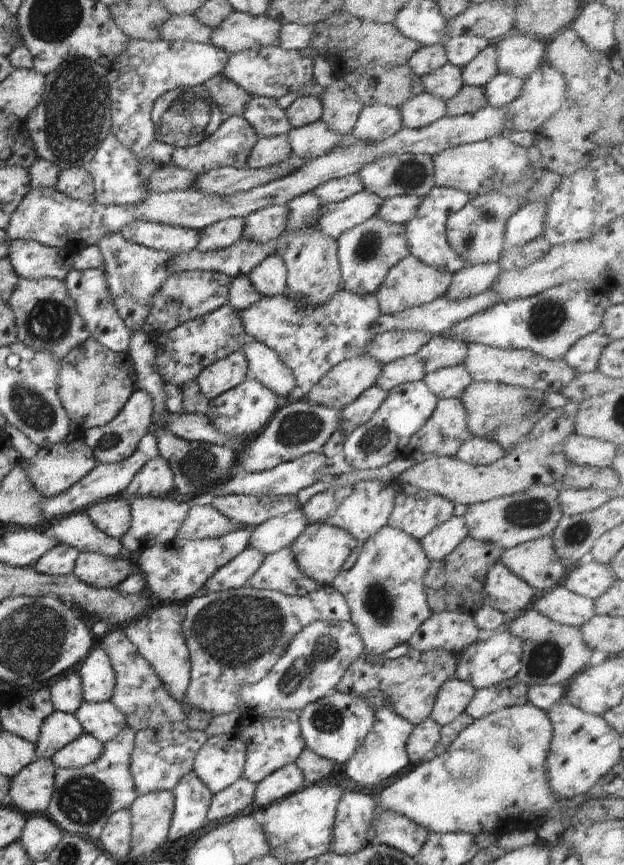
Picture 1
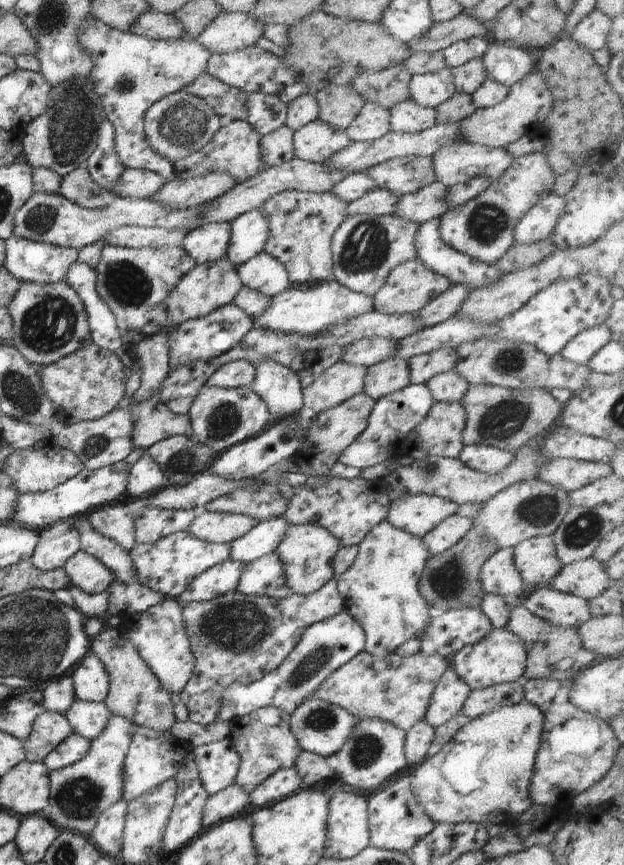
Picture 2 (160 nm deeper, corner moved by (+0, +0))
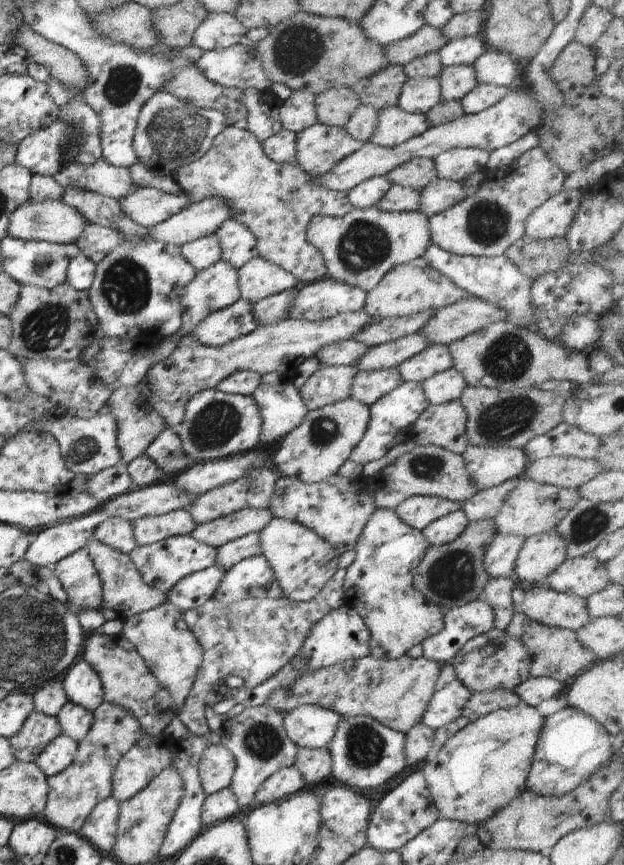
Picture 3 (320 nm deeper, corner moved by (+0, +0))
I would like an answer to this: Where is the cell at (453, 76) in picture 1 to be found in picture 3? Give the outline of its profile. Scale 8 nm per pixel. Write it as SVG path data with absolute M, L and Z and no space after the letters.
M438 77L407 79L403 84L397 106L407 113L428 112L441 101L441 86Z

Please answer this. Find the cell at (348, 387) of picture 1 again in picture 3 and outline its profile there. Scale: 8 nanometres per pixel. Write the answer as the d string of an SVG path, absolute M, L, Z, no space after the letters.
M320 366L299 389L304 404L309 411L322 408L330 403L347 399L356 366Z

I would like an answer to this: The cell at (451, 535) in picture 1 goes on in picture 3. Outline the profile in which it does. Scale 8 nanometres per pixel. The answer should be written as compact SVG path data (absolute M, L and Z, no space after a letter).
M460 509L431 522L422 532L430 545L448 544L464 532L469 521L464 511Z

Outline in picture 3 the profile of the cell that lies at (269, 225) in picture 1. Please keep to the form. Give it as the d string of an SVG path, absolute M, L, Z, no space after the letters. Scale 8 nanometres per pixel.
M233 218L224 221L215 235L220 243L221 259L236 270L259 256L257 240L252 231Z

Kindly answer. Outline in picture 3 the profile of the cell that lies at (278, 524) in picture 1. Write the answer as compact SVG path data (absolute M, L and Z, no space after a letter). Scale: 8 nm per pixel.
M250 533L223 544L218 549L215 564L227 571L242 559L260 555L259 533Z

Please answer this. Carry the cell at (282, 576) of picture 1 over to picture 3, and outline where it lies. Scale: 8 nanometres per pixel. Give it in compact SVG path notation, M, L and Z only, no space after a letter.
M264 556L238 561L216 587L213 598L229 605L244 599L279 599L283 596L274 571Z

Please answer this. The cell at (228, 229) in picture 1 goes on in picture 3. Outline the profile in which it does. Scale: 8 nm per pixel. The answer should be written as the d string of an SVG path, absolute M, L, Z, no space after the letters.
M215 234L186 243L181 246L181 253L197 271L210 268L222 258L220 243Z

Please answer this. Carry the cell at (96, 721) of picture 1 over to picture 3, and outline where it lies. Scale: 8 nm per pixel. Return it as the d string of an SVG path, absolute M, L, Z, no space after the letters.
M68 701L55 717L59 722L61 734L79 743L90 730L94 715L93 711L87 711Z

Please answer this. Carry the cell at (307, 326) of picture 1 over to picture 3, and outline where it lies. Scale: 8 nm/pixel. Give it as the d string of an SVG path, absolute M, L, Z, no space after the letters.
M326 276L299 286L289 312L290 319L319 321L364 308L367 292Z

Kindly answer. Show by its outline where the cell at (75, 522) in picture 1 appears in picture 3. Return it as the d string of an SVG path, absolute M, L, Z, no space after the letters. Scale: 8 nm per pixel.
M93 538L87 542L85 547L103 584L102 604L98 609L106 621L116 619L125 621L131 616L156 608L167 601L165 593L156 590L142 580L142 575L129 555L112 550L109 546Z

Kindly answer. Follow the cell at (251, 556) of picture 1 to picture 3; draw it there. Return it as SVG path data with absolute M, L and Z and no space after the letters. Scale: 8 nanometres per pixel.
M214 564L181 578L166 594L181 613L203 605L213 598L216 587L225 575L225 568Z

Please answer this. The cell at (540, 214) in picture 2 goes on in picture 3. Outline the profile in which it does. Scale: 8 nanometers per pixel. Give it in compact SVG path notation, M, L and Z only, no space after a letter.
M566 189L551 196L526 219L525 236L531 239L562 238L577 215L585 191Z

